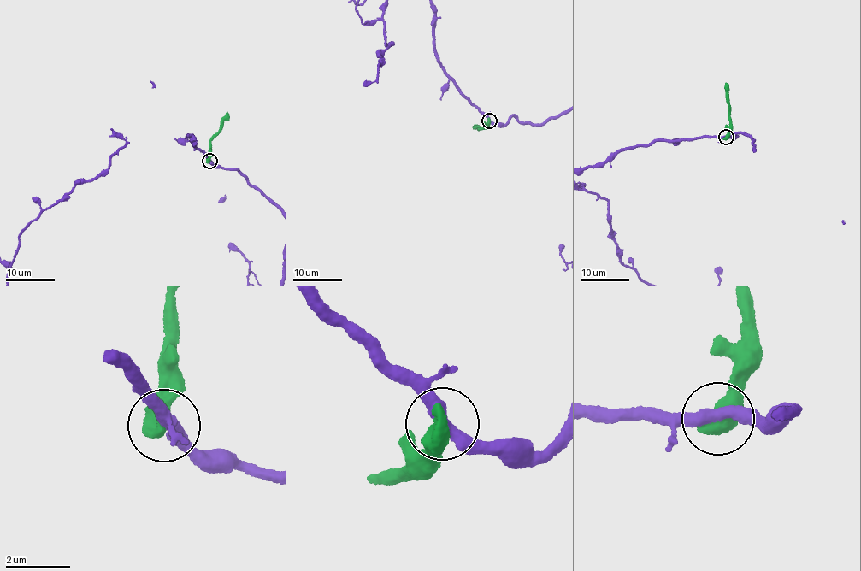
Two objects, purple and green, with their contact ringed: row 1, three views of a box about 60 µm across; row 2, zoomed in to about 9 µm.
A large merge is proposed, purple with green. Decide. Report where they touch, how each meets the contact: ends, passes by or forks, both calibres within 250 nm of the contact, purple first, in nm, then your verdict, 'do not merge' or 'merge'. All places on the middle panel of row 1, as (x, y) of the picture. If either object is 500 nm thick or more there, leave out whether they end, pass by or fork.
place (489, 120); calibres 380 and 650 nm; do not merge

